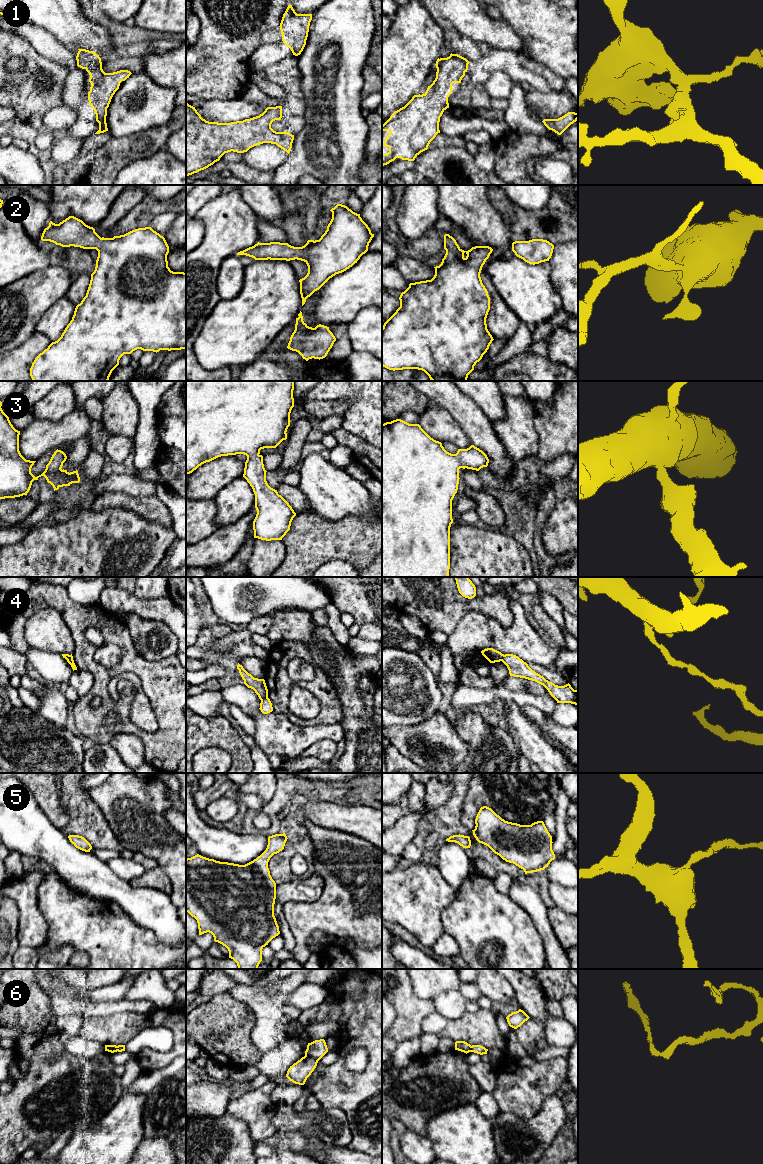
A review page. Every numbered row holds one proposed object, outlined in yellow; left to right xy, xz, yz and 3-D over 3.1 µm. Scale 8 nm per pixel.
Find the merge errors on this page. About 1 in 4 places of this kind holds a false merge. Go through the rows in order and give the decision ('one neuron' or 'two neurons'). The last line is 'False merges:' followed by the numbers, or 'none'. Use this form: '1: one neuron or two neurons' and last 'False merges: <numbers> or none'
1: one neuron
2: one neuron
3: one neuron
4: two neurons
5: one neuron
6: two neurons
False merges: 4, 6

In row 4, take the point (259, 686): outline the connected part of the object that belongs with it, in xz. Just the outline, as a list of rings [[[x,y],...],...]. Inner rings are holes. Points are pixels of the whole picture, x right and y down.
[[[238,663],[237,669],[244,680],[244,684],[255,691],[258,695],[259,699],[262,700],[268,697],[268,689],[264,679],[254,678],[251,674],[249,674],[242,665]]]

